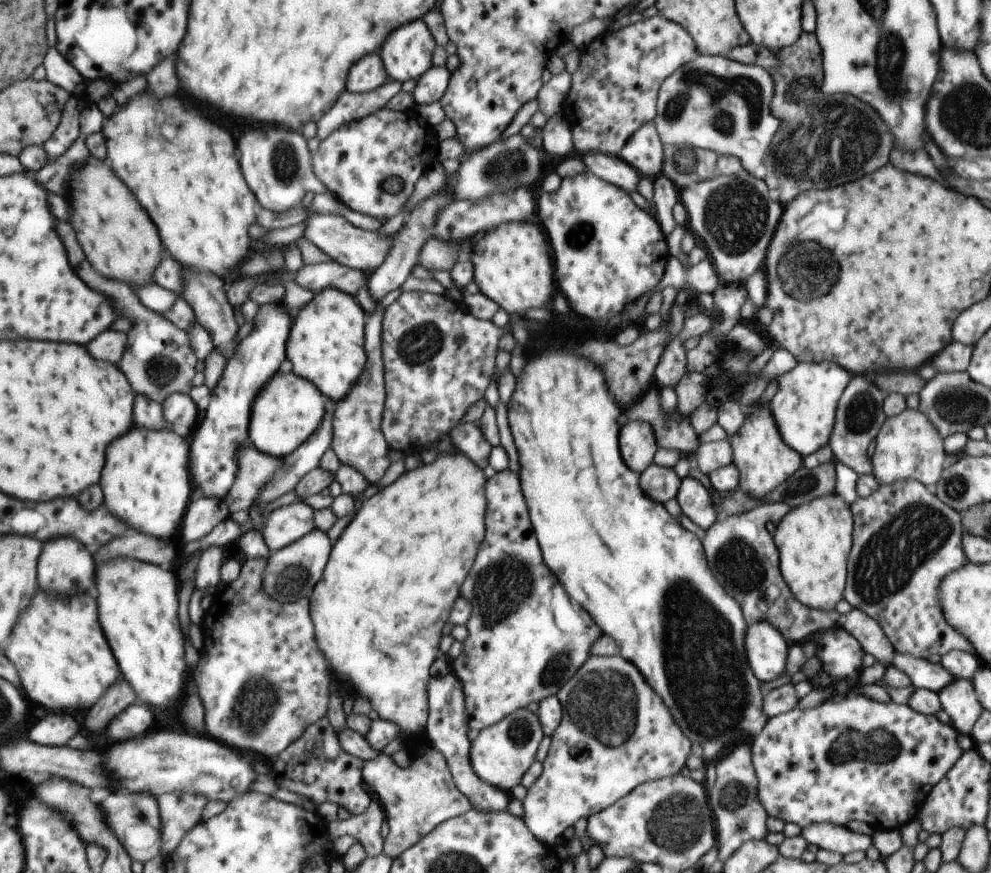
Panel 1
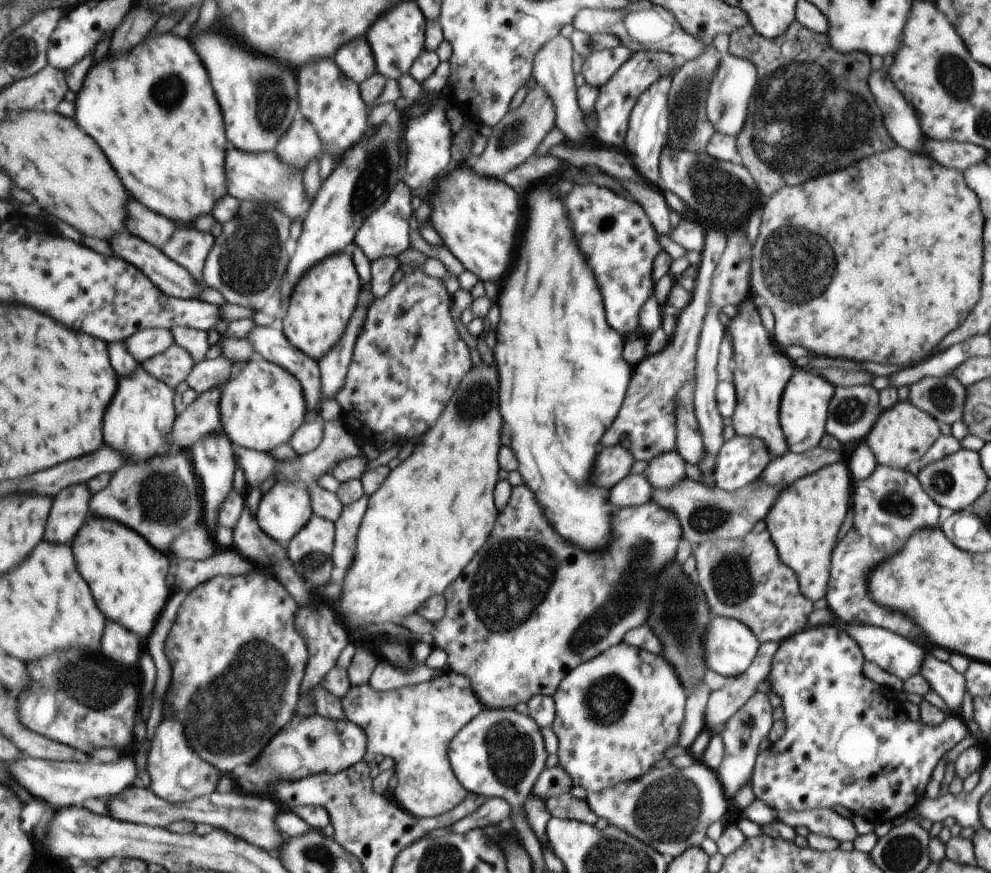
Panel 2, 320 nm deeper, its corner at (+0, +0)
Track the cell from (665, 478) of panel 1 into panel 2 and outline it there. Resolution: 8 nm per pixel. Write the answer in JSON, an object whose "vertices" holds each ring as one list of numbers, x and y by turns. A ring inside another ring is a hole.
{"vertices":[[628,474,621,482,617,482,617,486,609,490,613,490,613,498,609,498,609,502,613,502,613,506,617,508,625,508,625,506,645,504,653,488,643,474]]}

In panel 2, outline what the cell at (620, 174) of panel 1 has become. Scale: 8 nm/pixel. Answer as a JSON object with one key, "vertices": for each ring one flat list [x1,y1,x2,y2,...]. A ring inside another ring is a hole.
{"vertices":[[556,34,535,54,533,78,537,85,544,87,544,91,552,99,556,111,554,126,564,132,566,143,571,142,573,144,582,141,586,127,583,124,583,116,576,101,574,75,571,71,571,56,573,56,573,47,569,39]]}

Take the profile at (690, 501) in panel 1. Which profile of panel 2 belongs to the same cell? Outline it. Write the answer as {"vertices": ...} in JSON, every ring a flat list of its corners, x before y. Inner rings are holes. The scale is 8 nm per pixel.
{"vertices":[[673,449,648,460,642,474,653,489,666,489,675,486,684,477,684,463]]}

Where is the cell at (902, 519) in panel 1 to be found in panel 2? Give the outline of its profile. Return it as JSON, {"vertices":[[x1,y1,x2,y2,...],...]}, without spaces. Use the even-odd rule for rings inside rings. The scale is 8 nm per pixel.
{"vertices":[[879,464,867,478,853,481,853,512,847,525,849,530,841,538,841,546,837,546,837,554,833,554,833,582,828,582,825,600,827,609,846,624,859,622,889,629,915,644,929,648,924,632,911,619,900,611,893,612,872,601,865,582,869,568,875,562,892,556,893,552,899,552,913,532,937,528,939,505,921,487,919,479,911,476,911,473,907,474,905,469]]}

